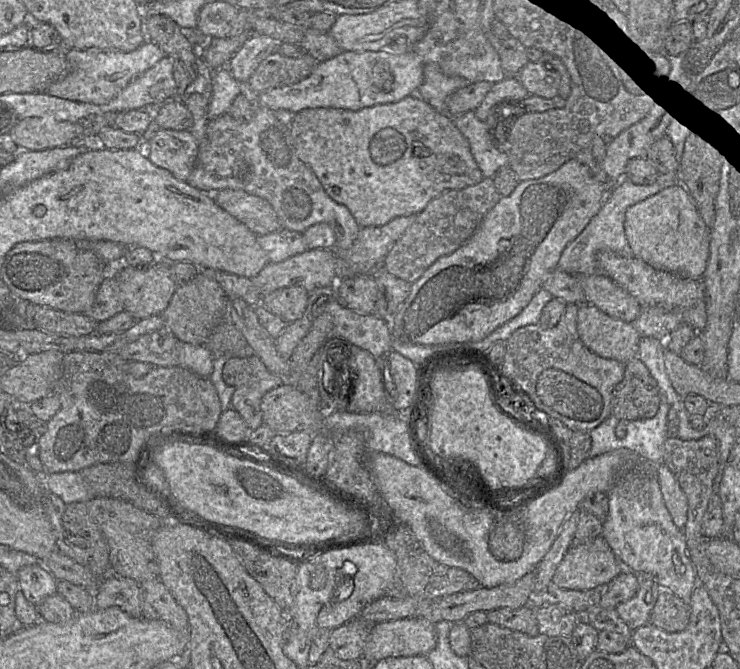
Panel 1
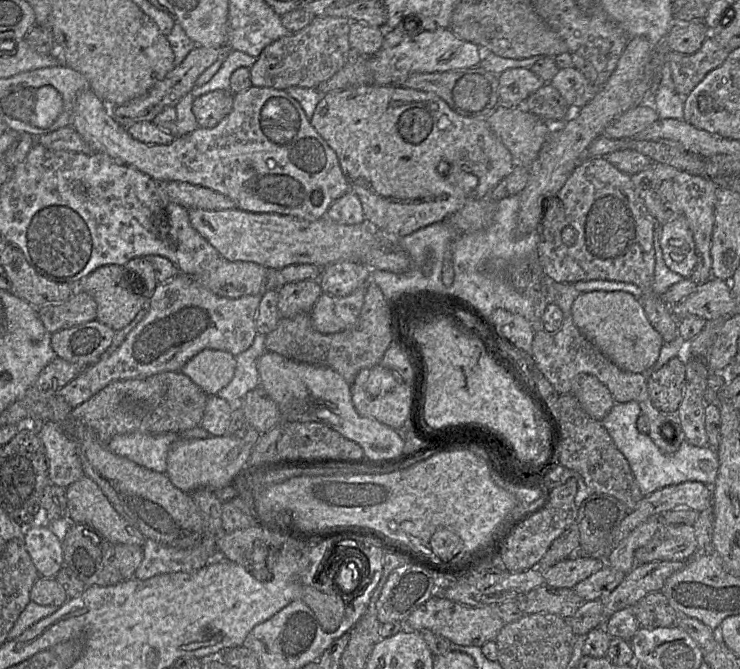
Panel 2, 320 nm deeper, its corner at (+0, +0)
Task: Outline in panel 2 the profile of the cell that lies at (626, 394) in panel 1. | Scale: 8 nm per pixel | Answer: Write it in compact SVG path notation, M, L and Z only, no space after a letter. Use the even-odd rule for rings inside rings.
M675 356L660 369L643 373L653 406L661 412L677 412L684 393L685 363Z

